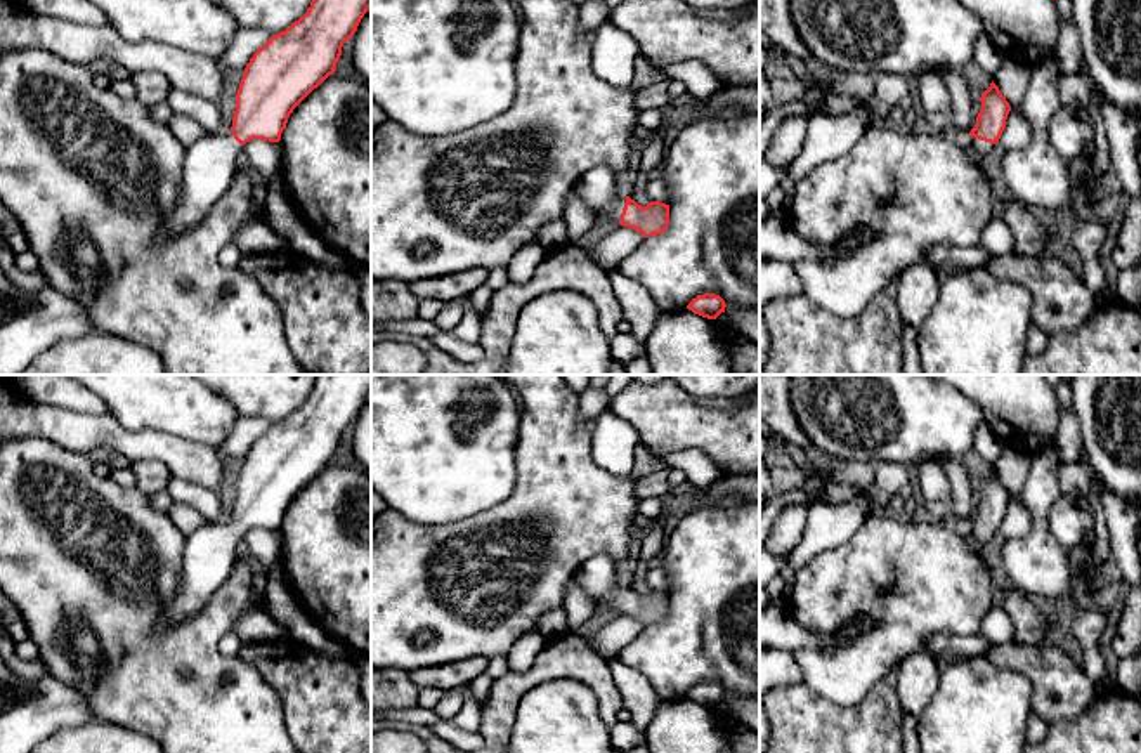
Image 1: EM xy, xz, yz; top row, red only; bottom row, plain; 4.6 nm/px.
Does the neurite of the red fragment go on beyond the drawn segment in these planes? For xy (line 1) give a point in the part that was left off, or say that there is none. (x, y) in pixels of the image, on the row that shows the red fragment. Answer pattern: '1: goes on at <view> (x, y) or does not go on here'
1: goes on at xy (208, 163)

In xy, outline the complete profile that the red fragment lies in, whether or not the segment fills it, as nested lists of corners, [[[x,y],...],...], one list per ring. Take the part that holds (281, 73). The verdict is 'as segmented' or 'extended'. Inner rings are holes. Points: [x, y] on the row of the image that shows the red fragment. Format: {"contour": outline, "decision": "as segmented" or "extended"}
{"contour": [[[312,0],[307,12],[284,31],[272,35],[244,68],[229,134],[206,132],[186,147],[180,194],[160,226],[158,241],[177,239],[198,229],[222,200],[236,175],[241,146],[253,141],[279,142],[293,109],[335,73],[343,43],[354,36],[371,0]]], "decision": "extended"}

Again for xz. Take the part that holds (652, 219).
{"contour": [[[607,165],[584,172],[574,186],[574,193],[590,208],[595,222],[612,217],[643,238],[662,234],[669,226],[669,205],[661,201],[638,205],[626,194],[624,184]]], "decision": "extended"}

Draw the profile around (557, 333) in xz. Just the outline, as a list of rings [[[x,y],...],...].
[[[572,290],[532,298],[518,314],[505,375],[609,375],[610,338],[600,330],[591,300]]]

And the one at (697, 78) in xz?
[[[685,61],[681,64],[671,64],[661,68],[661,71],[669,78],[681,82],[687,87],[687,92],[695,94],[697,99],[704,101],[716,94],[723,83],[716,75],[699,61]]]

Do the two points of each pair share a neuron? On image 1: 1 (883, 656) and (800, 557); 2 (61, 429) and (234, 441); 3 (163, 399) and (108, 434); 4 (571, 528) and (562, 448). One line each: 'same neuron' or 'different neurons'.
1: different neurons
2: different neurons
3: different neurons
4: same neuron

